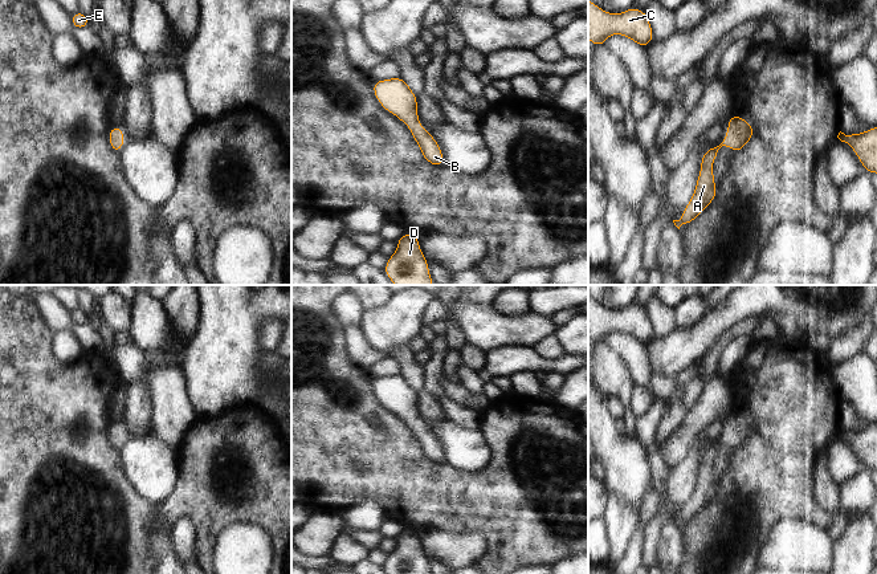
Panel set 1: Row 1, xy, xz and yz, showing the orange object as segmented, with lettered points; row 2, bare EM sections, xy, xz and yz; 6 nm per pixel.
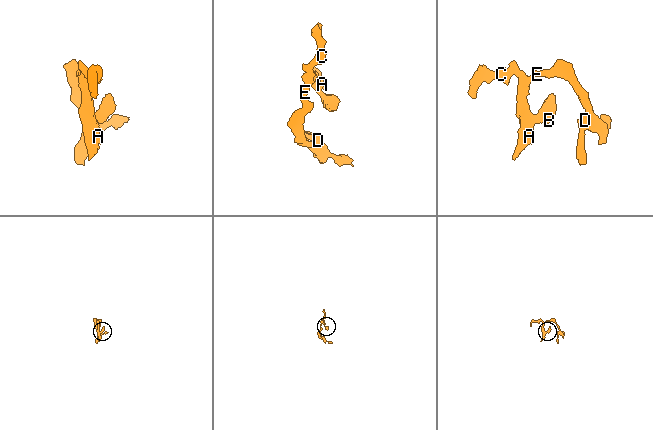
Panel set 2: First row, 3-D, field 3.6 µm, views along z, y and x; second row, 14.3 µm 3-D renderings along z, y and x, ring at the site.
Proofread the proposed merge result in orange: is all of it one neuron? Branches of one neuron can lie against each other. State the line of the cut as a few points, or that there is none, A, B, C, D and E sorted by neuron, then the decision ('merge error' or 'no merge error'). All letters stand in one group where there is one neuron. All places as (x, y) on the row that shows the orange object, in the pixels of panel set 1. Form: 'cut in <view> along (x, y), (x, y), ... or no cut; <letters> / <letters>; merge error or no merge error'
no cut; A B C D E; no merge error

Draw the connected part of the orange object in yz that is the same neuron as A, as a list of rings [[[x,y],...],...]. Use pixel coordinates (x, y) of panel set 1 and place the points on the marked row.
[[[731,115],[729,118],[726,138],[703,152],[694,194],[692,195],[689,204],[684,208],[681,219],[673,220],[678,229],[682,224],[690,224],[715,199],[717,188],[714,183],[713,163],[717,154],[725,144],[727,144],[730,150],[739,152],[752,135],[754,129],[746,119],[738,115]]]

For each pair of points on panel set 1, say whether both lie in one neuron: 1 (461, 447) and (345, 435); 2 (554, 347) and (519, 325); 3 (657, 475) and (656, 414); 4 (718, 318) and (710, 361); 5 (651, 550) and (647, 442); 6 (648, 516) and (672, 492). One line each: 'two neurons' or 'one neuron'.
1: two neurons
2: two neurons
3: one neuron
4: two neurons
5: two neurons
6: two neurons

